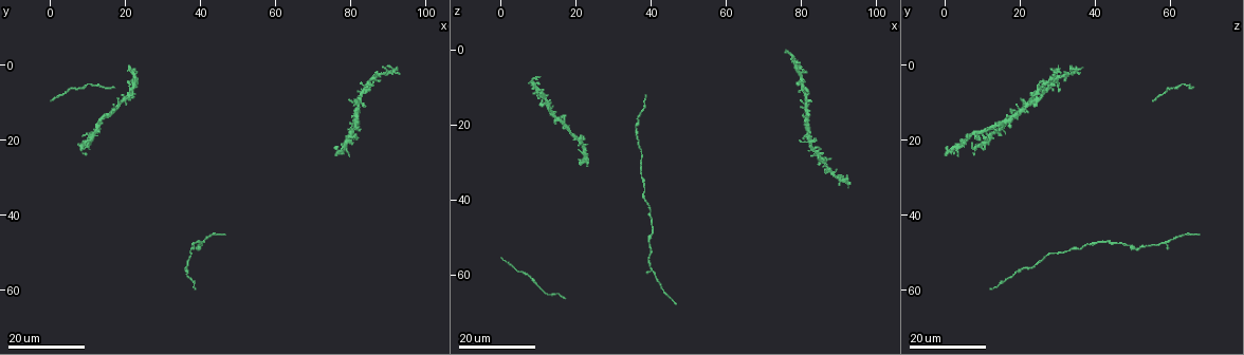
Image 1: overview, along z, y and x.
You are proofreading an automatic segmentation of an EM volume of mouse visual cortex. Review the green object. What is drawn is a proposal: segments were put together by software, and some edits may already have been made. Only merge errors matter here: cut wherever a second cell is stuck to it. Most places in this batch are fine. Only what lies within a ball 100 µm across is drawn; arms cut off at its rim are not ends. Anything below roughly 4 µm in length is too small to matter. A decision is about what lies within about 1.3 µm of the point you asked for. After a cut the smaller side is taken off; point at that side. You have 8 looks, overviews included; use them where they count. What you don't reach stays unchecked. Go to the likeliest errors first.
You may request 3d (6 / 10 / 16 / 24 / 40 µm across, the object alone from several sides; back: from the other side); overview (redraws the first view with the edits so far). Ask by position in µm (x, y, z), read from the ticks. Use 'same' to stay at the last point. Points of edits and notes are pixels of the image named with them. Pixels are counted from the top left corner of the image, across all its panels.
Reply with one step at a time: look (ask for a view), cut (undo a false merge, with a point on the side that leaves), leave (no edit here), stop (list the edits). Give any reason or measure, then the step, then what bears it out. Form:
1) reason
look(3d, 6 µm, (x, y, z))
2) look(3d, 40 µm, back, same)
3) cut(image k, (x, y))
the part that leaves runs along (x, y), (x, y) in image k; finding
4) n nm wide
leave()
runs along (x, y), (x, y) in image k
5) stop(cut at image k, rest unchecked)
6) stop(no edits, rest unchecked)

three arms meet
look(3d, 16 µm, (39.5, 47.5, 57.5))

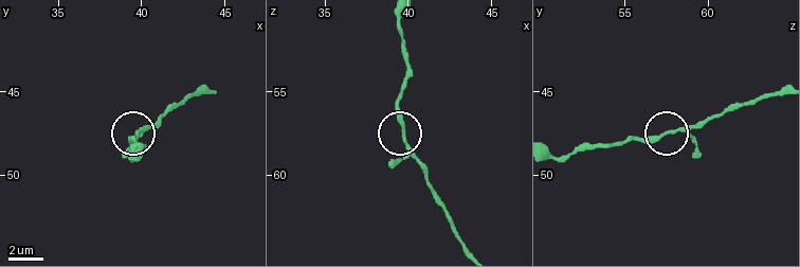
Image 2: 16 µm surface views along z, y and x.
look(3d, 10 µm, (39.9, 47.4, 57.9))

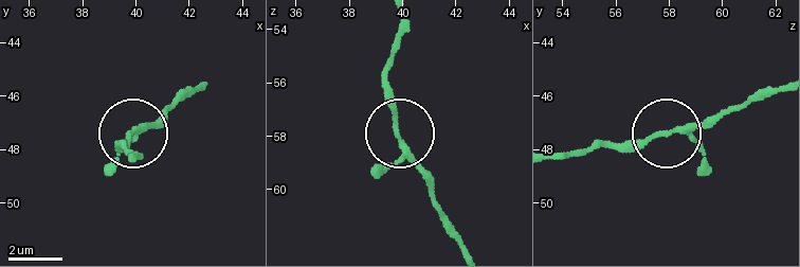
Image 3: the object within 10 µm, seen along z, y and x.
other side
look(3d, 10 µm, back, (39.9, 47.5, 57.8))

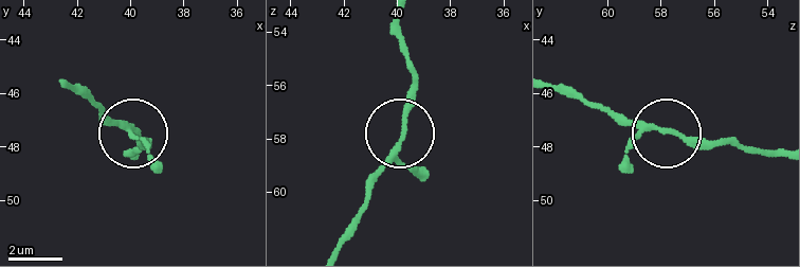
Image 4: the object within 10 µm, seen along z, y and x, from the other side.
leave()
runs along (781, 156), (613, 121) in image 4; one cell here

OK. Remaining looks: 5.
sudden change in width
look(3d, 16 µm, (43.5, 45.5, 64.0))

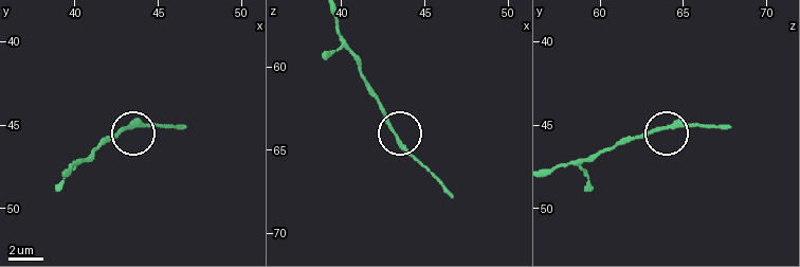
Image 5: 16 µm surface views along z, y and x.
look(3d, 6 µm, (42.9, 45.1, 63.7))

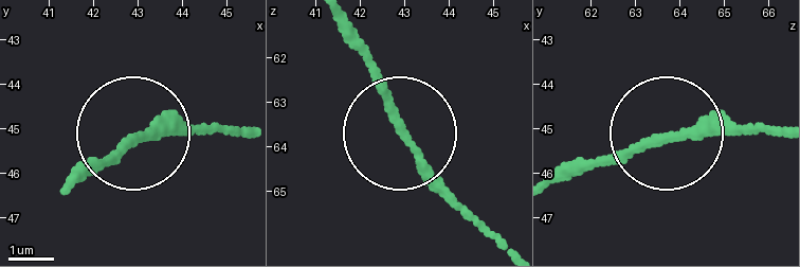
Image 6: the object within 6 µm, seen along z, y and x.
leave()
runs along (68, 182), (143, 137), (231, 137) in image 6; one cell here

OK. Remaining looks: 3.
look(3d, 24 µm, (81.0, 9.5, 24.5))

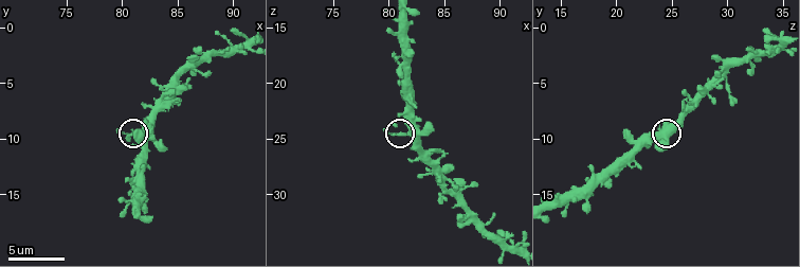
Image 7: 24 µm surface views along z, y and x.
look(3d, 10 µm, same)

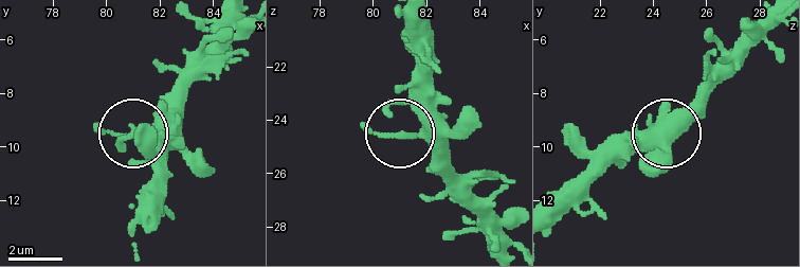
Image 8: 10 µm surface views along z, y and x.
leave()
runs along (407, 19), (420, 122), (404, 135), (453, 167) in image 8; one cell here

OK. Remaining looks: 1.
stop(no edits, rest unchecked)

